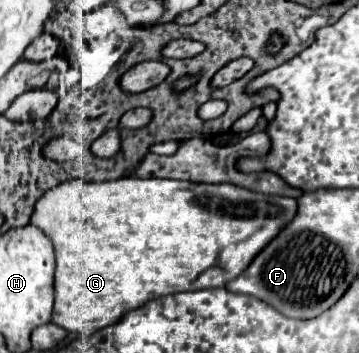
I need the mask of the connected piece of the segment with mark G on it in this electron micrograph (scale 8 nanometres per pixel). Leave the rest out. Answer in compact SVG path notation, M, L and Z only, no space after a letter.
M122 177L116 181L82 181L82 179L70 179L68 183L60 183L60 187L52 187L52 191L44 193L44 199L36 203L36 211L32 213L30 225L38 227L40 231L48 233L48 239L52 239L54 251L56 251L56 297L52 307L52 323L64 327L66 331L78 333L82 337L92 335L94 331L108 327L116 323L126 311L132 311L136 307L142 307L144 303L168 295L168 293L180 293L180 291L198 291L198 289L212 289L212 287L224 287L230 279L238 277L252 259L290 223L296 215L296 199L290 197L278 197L278 195L262 195L254 193L230 183L222 185L208 185L208 183L188 183L188 181L174 181L174 179L138 179L138 177Z

